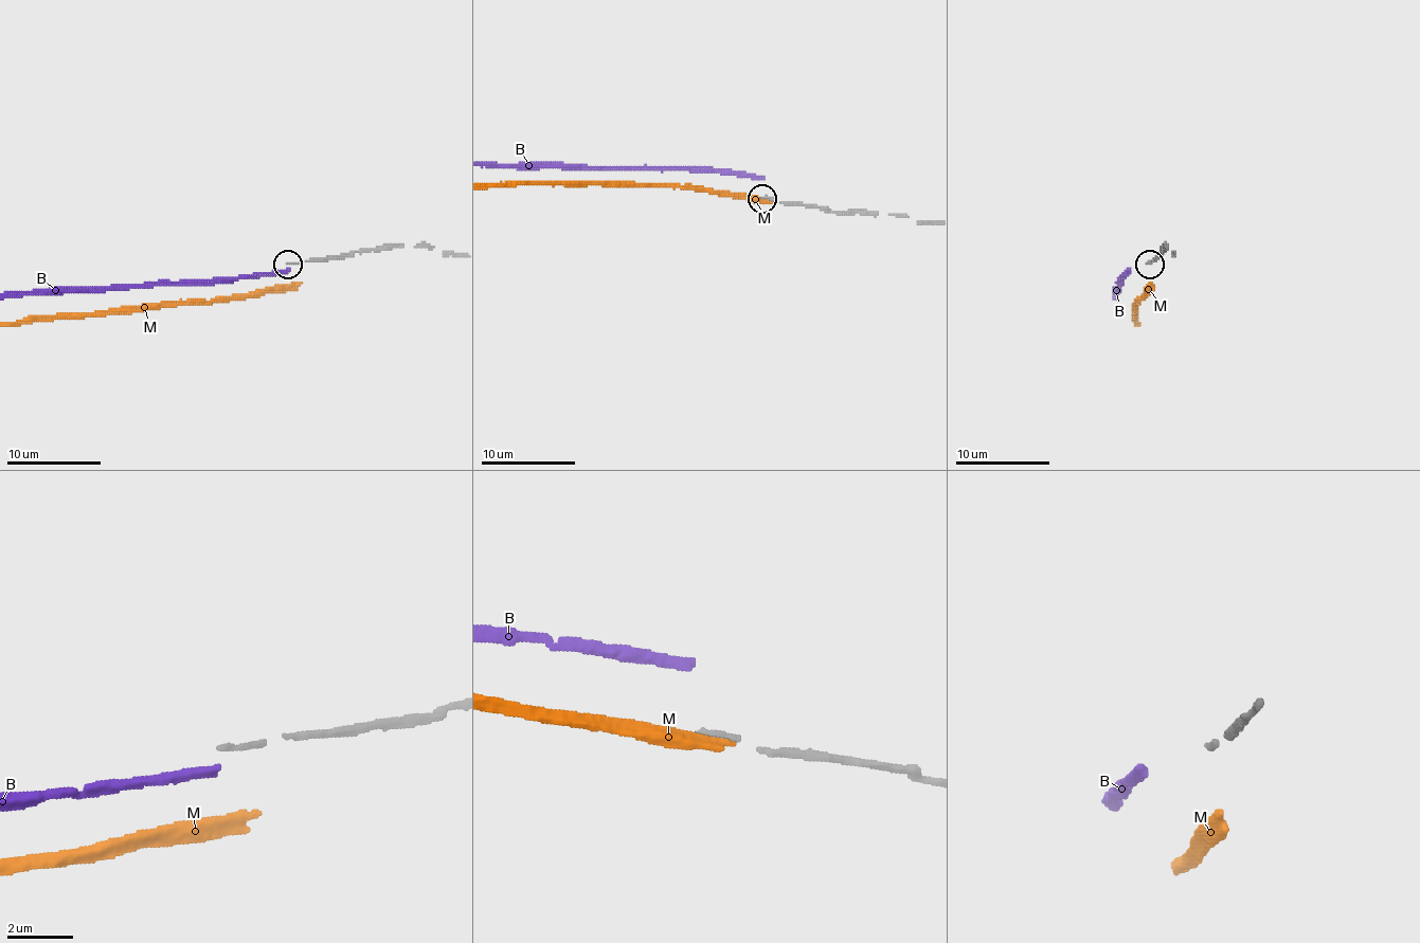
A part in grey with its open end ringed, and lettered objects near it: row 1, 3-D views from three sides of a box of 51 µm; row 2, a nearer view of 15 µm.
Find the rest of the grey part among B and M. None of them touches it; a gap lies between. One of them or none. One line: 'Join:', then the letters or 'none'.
Join: none

